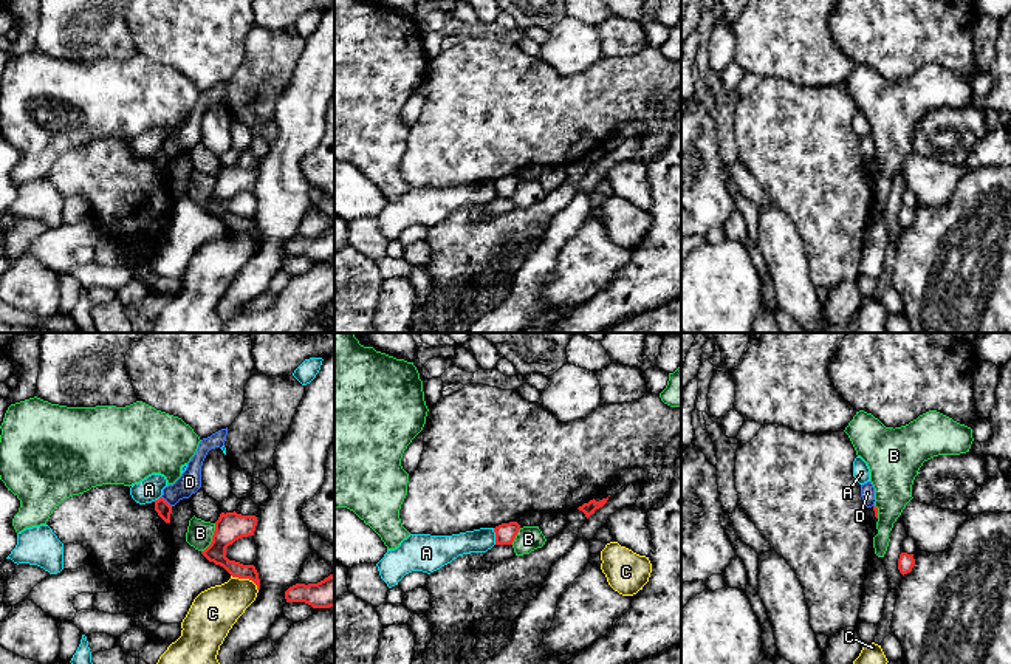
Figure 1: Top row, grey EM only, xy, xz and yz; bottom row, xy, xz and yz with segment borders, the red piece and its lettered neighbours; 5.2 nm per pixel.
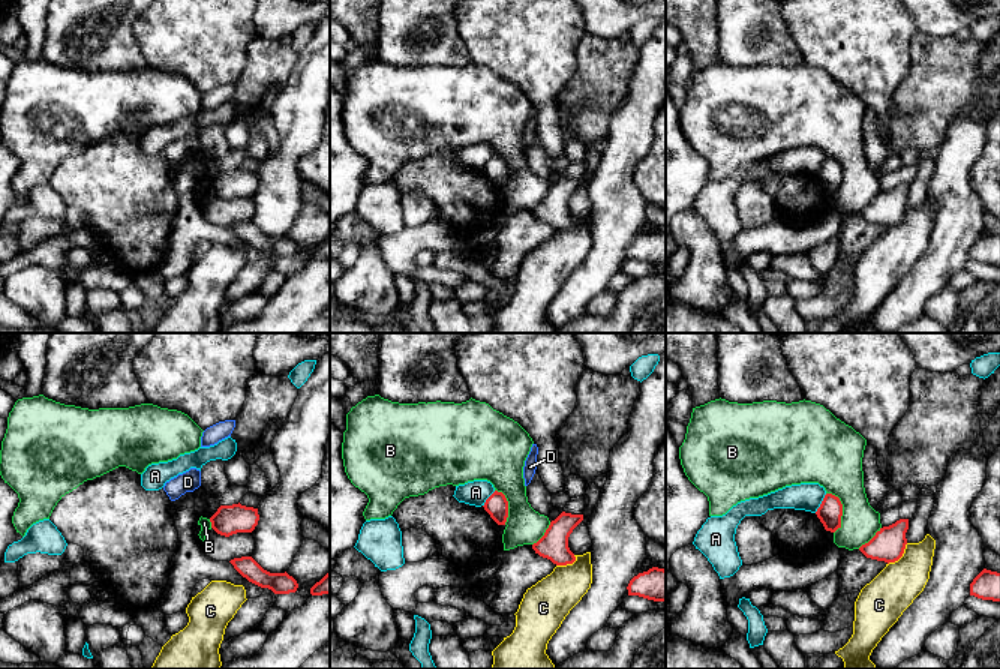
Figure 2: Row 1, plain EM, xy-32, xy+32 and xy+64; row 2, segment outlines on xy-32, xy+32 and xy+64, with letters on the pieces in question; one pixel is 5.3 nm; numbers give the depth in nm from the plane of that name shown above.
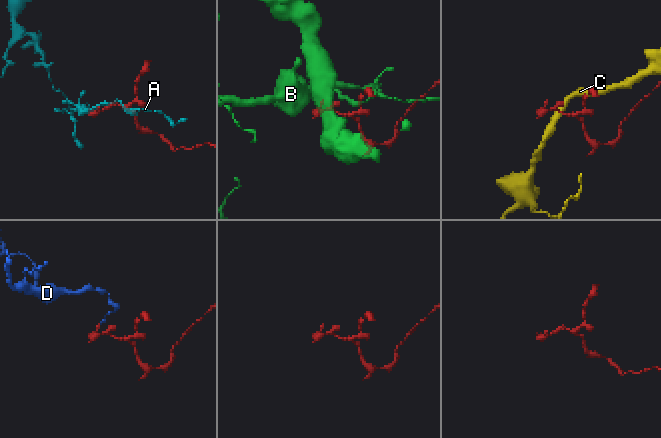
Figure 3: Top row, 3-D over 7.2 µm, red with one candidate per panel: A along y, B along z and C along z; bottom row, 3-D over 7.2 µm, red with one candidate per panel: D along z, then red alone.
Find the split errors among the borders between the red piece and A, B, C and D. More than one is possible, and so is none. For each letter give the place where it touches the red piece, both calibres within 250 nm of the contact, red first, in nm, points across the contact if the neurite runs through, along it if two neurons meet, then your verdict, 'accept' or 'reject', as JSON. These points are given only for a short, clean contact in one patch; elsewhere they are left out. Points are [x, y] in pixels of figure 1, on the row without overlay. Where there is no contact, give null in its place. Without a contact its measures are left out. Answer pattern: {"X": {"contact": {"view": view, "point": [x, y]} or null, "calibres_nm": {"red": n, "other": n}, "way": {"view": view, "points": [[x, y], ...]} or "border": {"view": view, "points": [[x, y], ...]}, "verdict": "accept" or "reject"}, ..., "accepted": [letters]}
{"A": {"contact": {"view": "xz", "point": [496, 189]}, "calibres_nm": {"red": 110, "other": 130}, "border": {"view": "xz", "points": [[493, 181], [496, 197]]}, "verdict": "reject"}, "B": {"contact": {"view": "xy", "point": [212, 191]}, "calibres_nm": {"red": 150, "other": 130}, "verdict": "reject"}, "C": {"contact": {"view": "xy", "point": [246, 231]}, "calibres_nm": {"red": 110, "other": 240}, "border": {"view": "xy", "points": [[231, 228], [250, 232], [257, 243]]}, "verdict": "reject"}, "D": {"contact": {"view": "xy", "point": [166, 155]}, "calibres_nm": {"red": 80, "other": 120}, "border": {"view": "xy", "points": [[161, 149], [171, 160]]}, "verdict": "reject"}, "accepted": []}

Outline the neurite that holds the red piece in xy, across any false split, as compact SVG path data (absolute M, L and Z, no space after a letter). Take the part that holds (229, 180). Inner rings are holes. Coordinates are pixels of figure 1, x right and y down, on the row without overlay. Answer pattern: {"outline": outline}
{"outline": "M235 164L221 166L215 175L212 195L201 207L209 215L223 220L232 231L252 234L260 243L260 232L254 218L243 218L226 210L226 201L242 190L254 189L255 180L255 169L242 169Z"}

